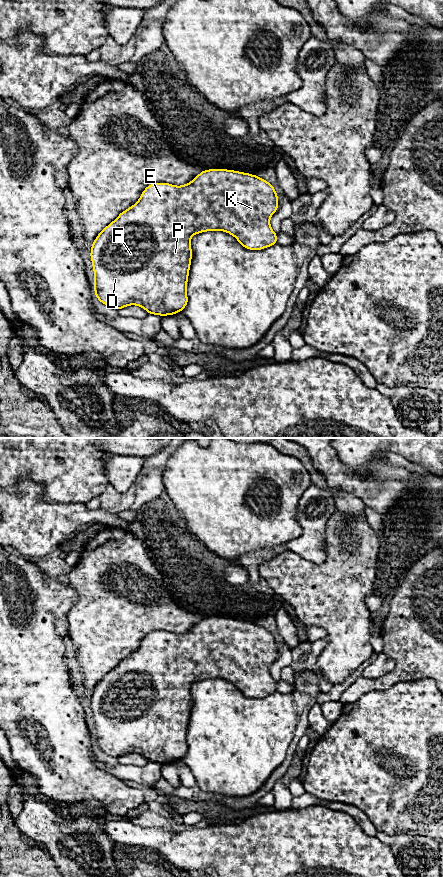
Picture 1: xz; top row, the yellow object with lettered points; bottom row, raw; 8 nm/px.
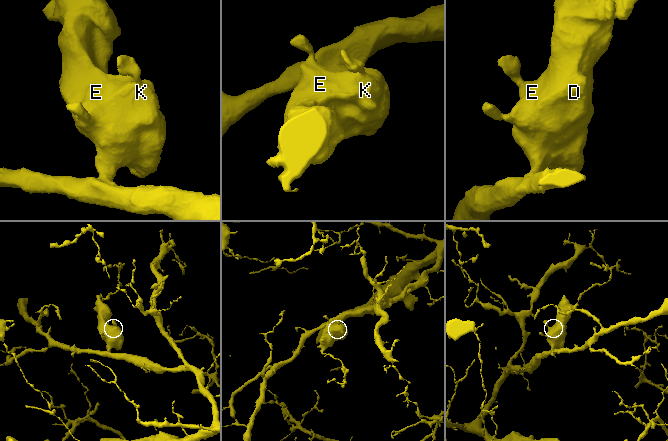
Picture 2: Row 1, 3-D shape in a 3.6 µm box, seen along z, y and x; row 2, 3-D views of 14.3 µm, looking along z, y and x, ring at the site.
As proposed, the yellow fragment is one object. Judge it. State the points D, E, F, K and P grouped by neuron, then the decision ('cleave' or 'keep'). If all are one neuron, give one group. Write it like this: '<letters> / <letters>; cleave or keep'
D E F K P; keep

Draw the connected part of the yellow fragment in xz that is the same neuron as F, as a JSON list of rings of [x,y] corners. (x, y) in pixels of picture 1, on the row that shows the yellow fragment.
[[[227,169],[203,170],[190,183],[181,186],[150,184],[139,200],[121,212],[92,243],[90,257],[95,296],[101,303],[117,310],[137,305],[148,314],[160,316],[181,312],[188,303],[186,289],[192,259],[191,237],[206,231],[224,231],[249,250],[261,250],[277,244],[277,234],[270,226],[270,218],[278,209],[278,197],[268,181],[256,175]]]

